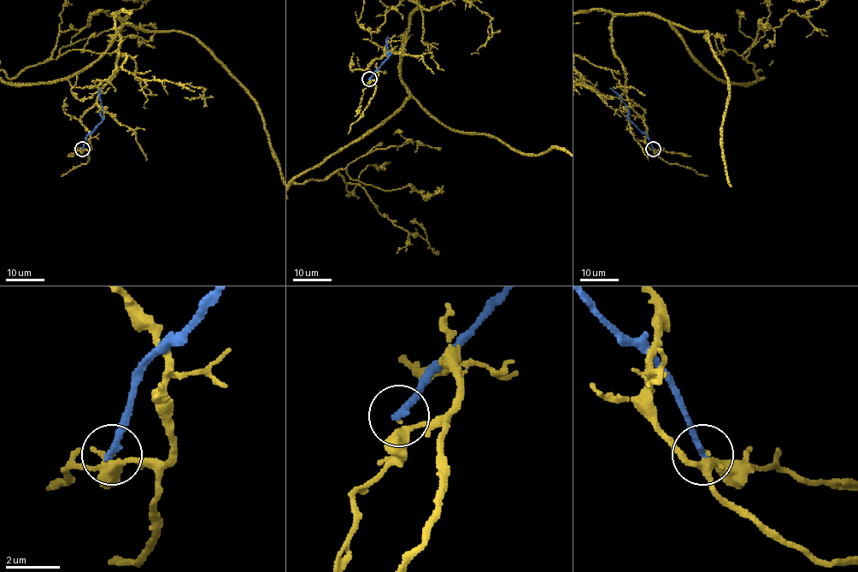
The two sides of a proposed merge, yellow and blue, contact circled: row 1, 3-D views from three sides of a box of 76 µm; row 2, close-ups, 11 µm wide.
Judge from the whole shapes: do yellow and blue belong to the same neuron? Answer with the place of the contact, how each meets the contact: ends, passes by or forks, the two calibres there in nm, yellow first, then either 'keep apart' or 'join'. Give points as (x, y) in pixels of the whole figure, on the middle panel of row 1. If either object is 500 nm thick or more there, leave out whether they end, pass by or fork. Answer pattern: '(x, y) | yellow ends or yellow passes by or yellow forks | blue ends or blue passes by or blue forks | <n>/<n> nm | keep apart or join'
(369, 79) | yellow passes by | blue ends | 200/260 nm | keep apart

